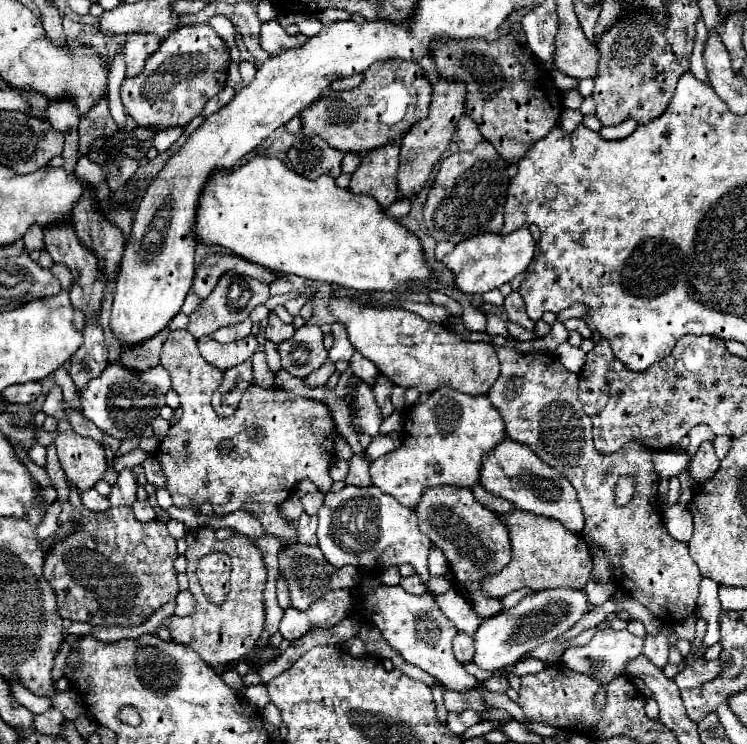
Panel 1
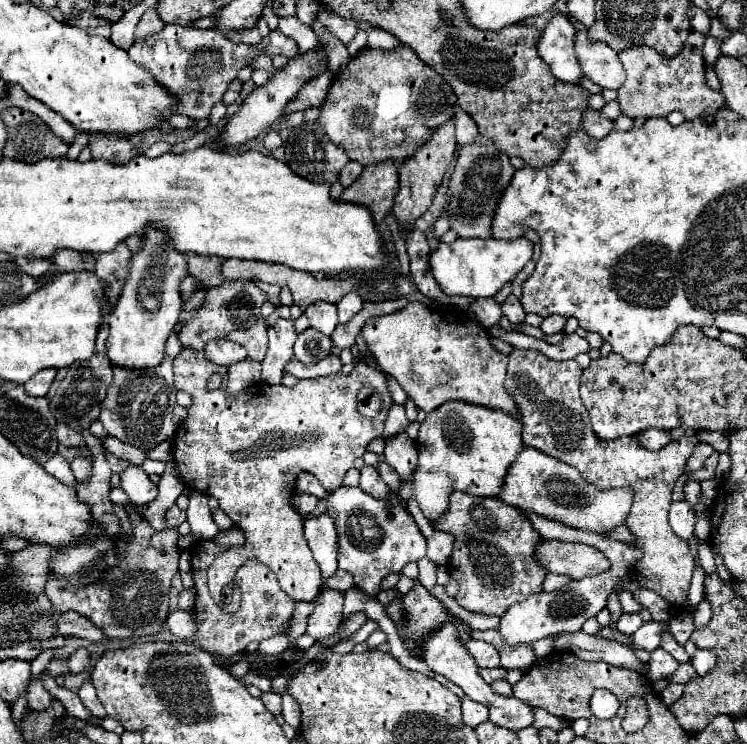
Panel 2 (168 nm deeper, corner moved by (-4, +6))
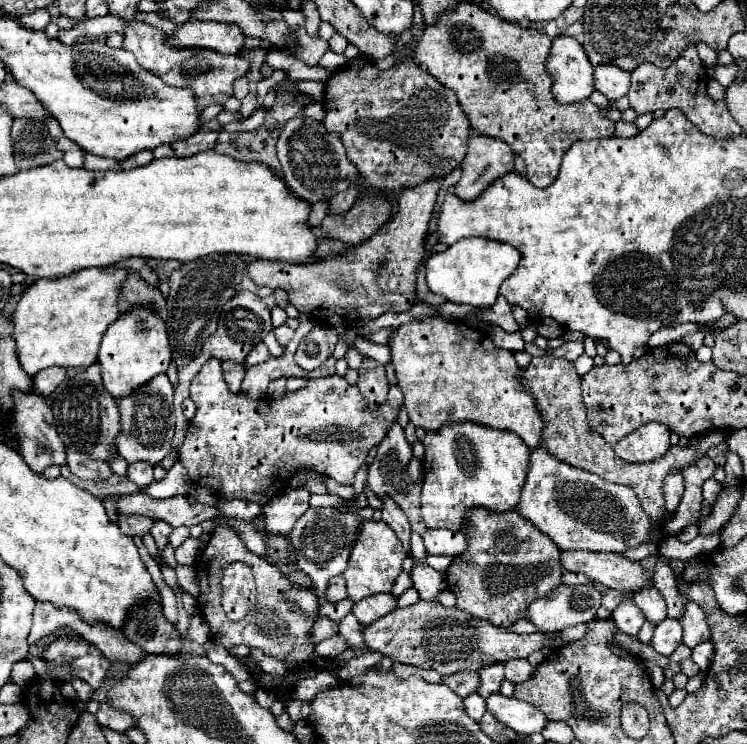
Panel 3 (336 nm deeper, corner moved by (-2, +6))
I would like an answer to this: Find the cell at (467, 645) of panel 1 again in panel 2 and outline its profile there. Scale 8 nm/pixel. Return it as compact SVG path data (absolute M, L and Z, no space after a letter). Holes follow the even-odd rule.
M470 640L466 648L474 656L474 660L480 668L498 668L500 666L500 656L492 644L482 642L482 640Z

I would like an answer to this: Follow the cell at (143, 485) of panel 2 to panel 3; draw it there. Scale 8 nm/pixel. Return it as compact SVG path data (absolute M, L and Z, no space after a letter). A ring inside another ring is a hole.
M180 462L174 464L174 468L168 470L164 479L153 481L150 486L142 488L142 492L146 492L148 496L158 499L170 498L176 494L188 494L192 490L190 480L186 476L186 470Z

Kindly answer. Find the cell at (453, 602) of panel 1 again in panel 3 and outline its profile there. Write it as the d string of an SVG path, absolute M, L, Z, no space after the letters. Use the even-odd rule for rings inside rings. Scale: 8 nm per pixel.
M362 520L358 526L358 538L354 542L354 548L348 558L348 568L344 570L346 586L348 586L348 598L352 602L358 602L366 596L378 594L378 592L390 592L394 586L394 580L402 572L402 562L406 558L406 550L394 530L390 530L382 520Z

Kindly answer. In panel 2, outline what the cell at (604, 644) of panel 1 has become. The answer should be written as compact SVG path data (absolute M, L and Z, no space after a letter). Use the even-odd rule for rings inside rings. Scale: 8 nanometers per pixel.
M644 622L642 628L638 628L634 634L632 634L632 640L638 648L642 650L656 650L660 648L660 640L662 640L662 634L668 630L668 622Z

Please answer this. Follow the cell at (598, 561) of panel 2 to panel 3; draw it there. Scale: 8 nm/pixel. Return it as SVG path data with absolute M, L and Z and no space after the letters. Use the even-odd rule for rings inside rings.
M562 550L560 564L564 570L582 572L612 590L636 592L652 584L652 576L648 576L638 562L630 562L622 554L590 552L590 550Z

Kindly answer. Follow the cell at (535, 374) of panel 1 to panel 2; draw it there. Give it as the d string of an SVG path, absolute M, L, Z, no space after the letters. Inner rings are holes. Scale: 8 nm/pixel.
M514 350L508 356L506 390L514 396L520 410L524 444L578 468L580 474L600 490L614 486L632 488L634 506L626 526L634 532L636 546L644 552L644 558L636 564L632 576L638 580L640 588L660 594L674 608L682 608L690 588L694 556L688 544L672 532L668 524L668 508L672 502L674 482L684 474L686 462L700 440L696 434L682 436L658 452L642 448L632 436L610 442L600 440L592 432L590 416L578 394L580 376L582 368L576 360L556 362L538 350Z

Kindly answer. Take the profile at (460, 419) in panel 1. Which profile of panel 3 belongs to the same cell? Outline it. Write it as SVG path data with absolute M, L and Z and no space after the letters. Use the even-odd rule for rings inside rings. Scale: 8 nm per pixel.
M450 422L436 432L426 432L424 436L424 482L422 482L422 518L426 528L448 528L460 530L464 520L464 510L472 506L484 506L492 512L514 510L518 496L528 472L530 448L516 432L488 428L476 422Z

